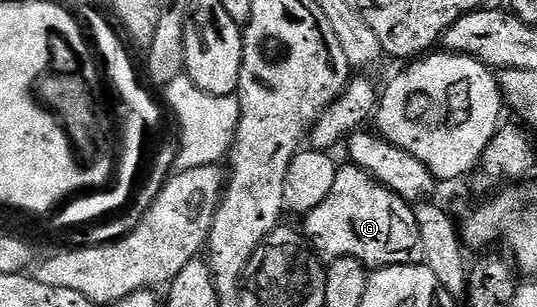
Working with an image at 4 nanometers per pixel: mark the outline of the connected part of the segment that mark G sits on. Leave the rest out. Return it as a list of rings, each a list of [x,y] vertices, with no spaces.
[[[351,163],[341,164],[336,171],[334,191],[314,211],[303,218],[302,232],[308,244],[317,254],[325,258],[353,257],[369,267],[387,267],[389,265],[419,265],[424,259],[422,235],[416,222],[415,208],[404,201],[383,183],[373,179],[364,169]]]

